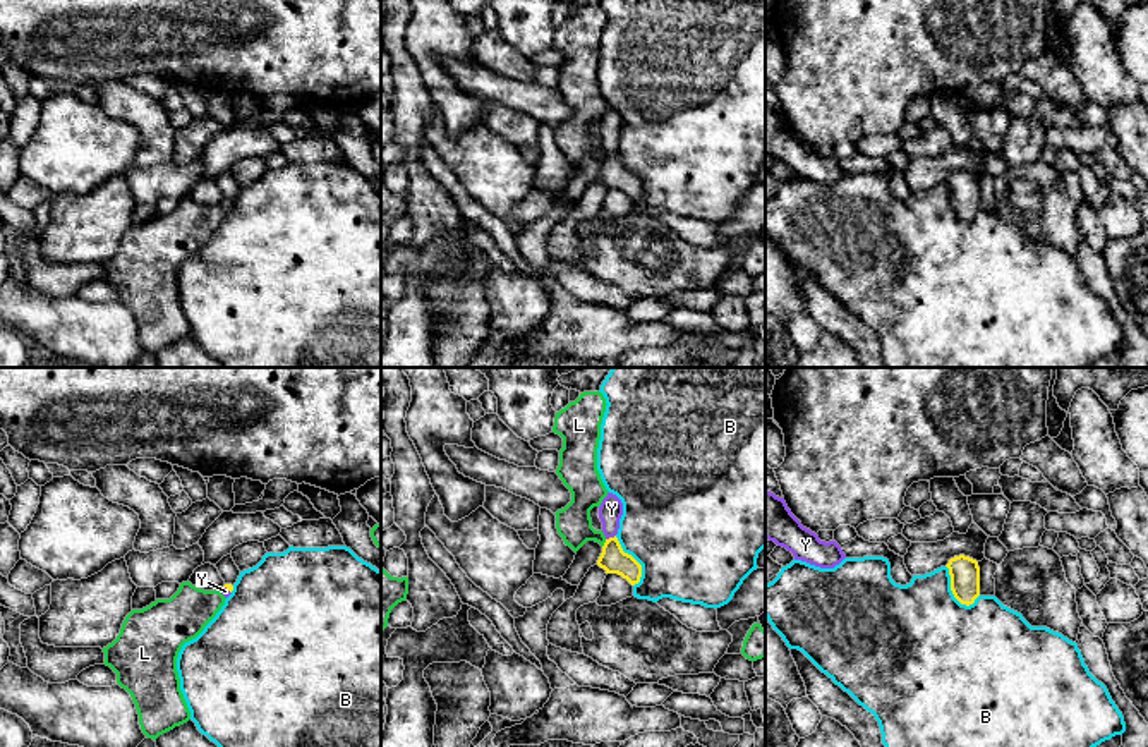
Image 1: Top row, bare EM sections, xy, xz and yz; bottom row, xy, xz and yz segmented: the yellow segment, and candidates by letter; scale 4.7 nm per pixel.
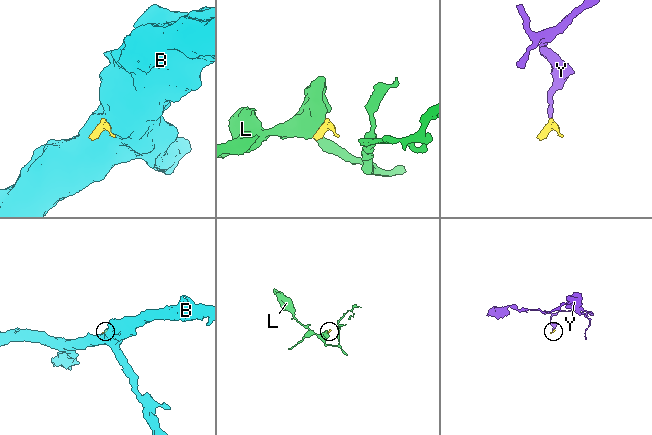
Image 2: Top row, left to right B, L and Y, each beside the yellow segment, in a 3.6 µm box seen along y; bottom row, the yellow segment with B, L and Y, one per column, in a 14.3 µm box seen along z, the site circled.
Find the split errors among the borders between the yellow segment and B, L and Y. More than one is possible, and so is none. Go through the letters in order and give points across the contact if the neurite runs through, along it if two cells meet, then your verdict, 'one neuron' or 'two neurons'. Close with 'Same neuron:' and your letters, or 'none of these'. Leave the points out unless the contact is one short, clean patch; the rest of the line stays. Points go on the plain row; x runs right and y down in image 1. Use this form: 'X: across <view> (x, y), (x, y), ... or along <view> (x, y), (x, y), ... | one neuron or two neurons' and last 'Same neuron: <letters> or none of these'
B: two neurons
L: along xz (606, 155), (603, 162) | two neurons
Y: across xz (613, 174), (610, 153), (611, 124) | one neuron
Same neuron: Y

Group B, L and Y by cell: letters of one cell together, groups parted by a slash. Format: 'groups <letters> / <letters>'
groups B / L / Y

